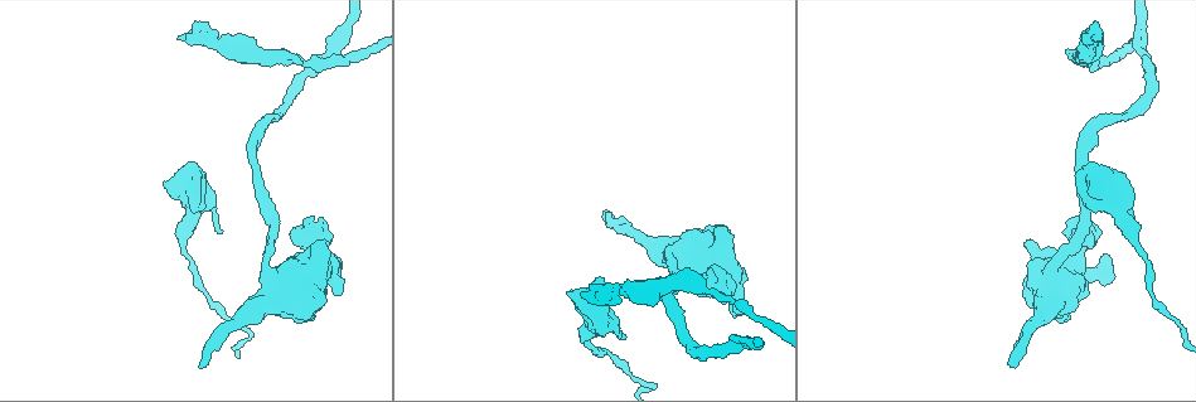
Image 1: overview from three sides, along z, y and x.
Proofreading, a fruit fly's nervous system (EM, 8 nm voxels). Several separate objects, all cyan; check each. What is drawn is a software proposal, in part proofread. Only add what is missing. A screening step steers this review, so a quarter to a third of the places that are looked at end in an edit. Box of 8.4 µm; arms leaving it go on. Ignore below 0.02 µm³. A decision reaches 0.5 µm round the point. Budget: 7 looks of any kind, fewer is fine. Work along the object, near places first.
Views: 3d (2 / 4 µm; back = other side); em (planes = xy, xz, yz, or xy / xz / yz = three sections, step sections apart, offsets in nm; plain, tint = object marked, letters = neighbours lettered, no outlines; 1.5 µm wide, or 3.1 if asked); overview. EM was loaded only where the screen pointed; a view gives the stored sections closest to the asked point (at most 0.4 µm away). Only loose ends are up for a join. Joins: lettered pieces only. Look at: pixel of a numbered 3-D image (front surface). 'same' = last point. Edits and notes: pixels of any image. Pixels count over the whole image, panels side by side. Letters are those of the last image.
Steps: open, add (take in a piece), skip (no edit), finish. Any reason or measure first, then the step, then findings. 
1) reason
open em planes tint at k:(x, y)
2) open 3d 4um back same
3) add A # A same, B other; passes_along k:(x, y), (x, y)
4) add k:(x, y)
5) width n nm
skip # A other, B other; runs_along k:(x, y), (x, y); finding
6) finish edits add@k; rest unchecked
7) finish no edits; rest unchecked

an open end
open em planes letters at 1:(721, 227)

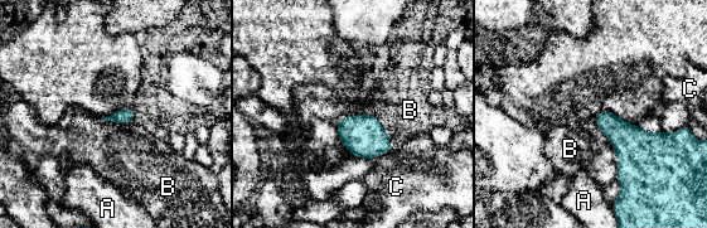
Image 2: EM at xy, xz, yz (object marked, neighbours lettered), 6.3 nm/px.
skip # A other, B other, C other; none of them fits

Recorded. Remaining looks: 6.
open 3d 2um at 1:(203, 362)

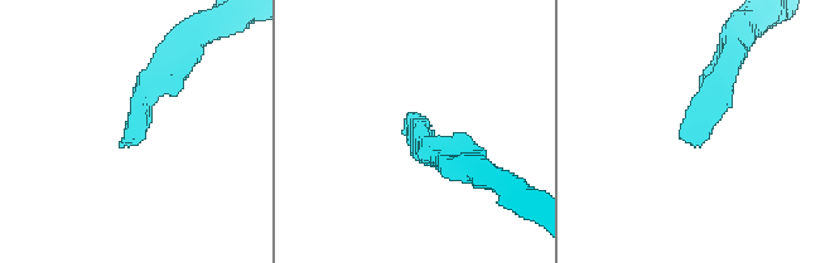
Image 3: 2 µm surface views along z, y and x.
now the EM
open em planes letters at 3:(132, 133)

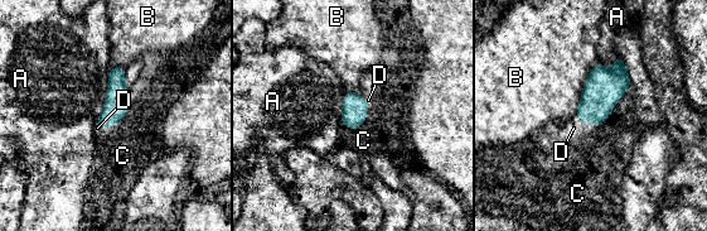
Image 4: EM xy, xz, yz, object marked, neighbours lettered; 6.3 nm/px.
add D # A other, B other, C other, D same; the neuron continues

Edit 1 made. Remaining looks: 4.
see it whole again
open overview

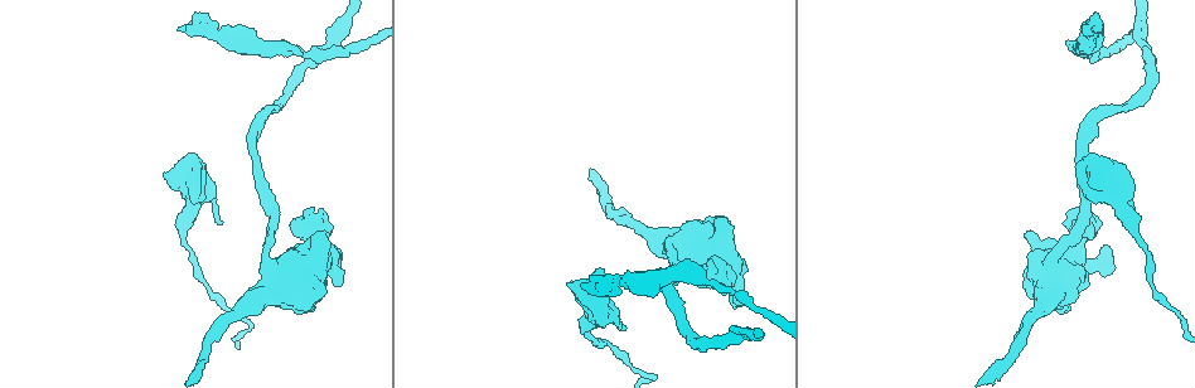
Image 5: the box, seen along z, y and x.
an open end
open 3d 4um at 5:(222, 224)

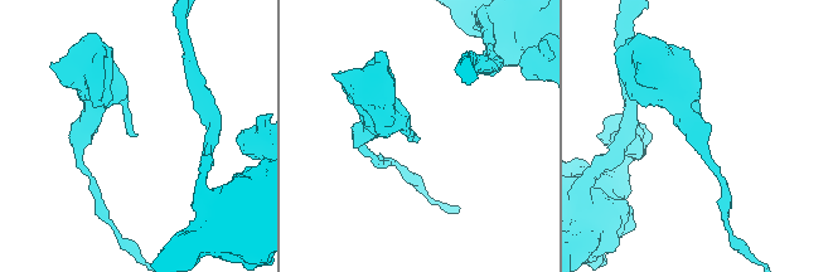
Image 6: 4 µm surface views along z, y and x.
now the EM
open em planes plain at 6:(416, 137)

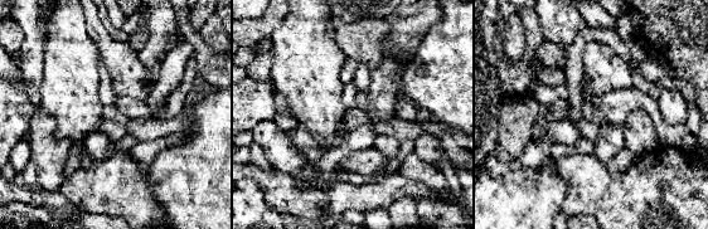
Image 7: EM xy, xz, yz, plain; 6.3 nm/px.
what lies round it
open em planes letters same

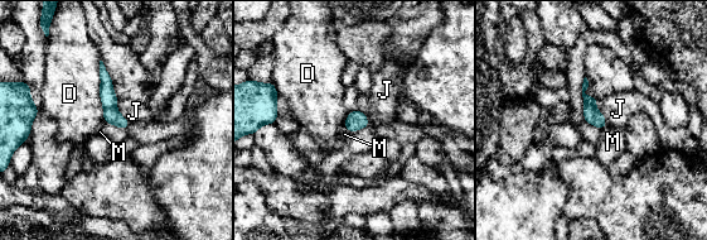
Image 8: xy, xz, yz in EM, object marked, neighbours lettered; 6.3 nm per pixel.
skip # D other, J other, M other; runs_along 8:(102, 70), (109, 108), (125, 125); none of them fits

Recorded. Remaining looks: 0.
finish edits add@4; rest unchecked

